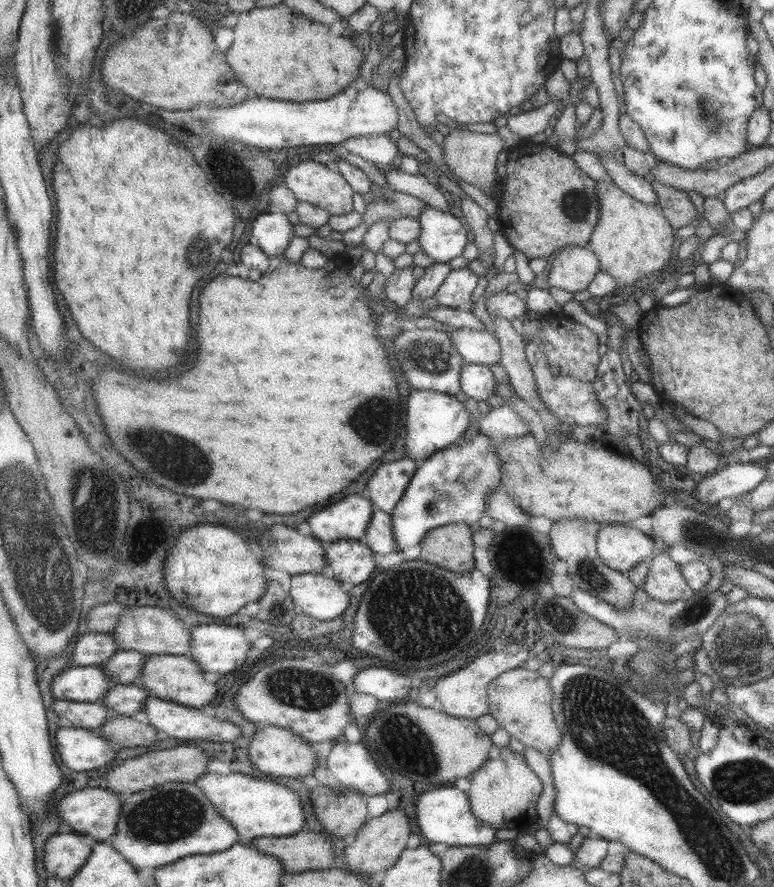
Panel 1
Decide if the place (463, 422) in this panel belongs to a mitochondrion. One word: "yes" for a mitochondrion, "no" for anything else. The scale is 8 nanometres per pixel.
no

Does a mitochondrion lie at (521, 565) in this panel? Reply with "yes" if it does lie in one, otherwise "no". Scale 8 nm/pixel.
no

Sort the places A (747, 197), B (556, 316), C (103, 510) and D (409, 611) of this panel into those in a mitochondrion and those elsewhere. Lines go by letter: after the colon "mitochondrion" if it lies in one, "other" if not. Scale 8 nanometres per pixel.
A: other
B: other
C: mitochondrion
D: mitochondrion

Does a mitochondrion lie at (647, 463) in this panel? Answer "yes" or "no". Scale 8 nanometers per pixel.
no

